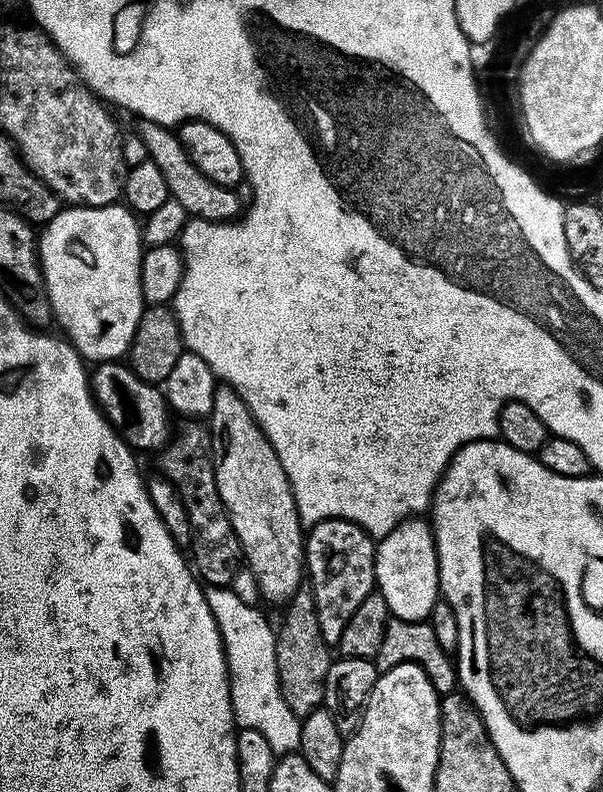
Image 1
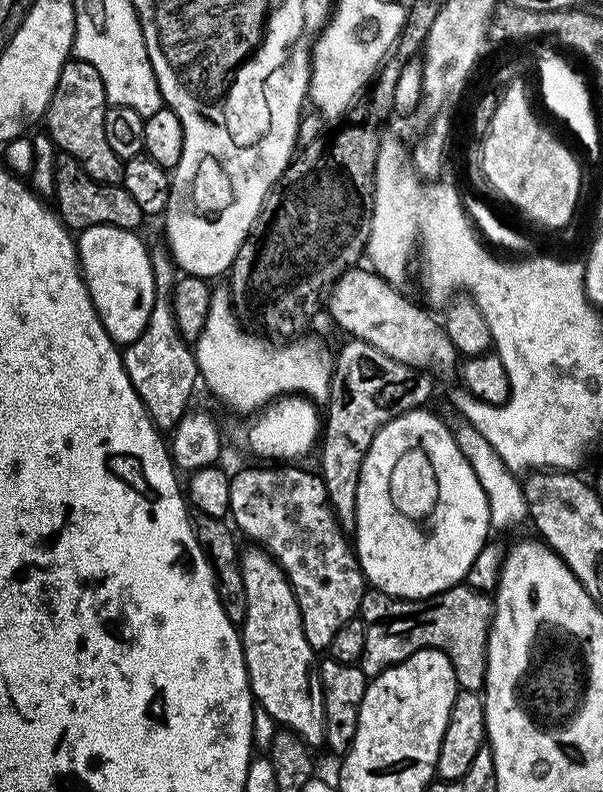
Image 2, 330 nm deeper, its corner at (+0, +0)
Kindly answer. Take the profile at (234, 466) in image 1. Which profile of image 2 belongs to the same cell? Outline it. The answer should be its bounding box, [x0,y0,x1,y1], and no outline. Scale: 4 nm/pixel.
[240,546,324,747]

